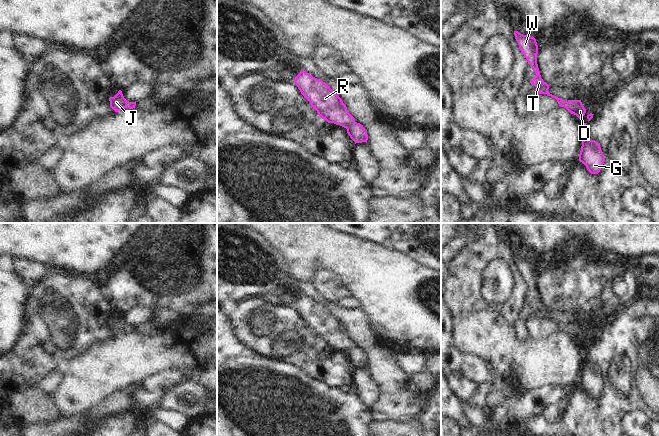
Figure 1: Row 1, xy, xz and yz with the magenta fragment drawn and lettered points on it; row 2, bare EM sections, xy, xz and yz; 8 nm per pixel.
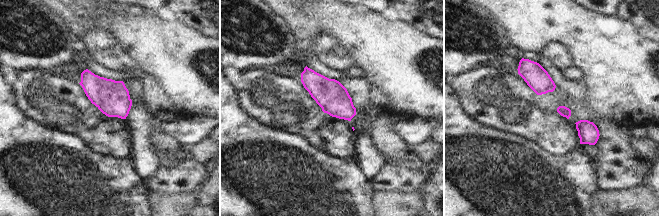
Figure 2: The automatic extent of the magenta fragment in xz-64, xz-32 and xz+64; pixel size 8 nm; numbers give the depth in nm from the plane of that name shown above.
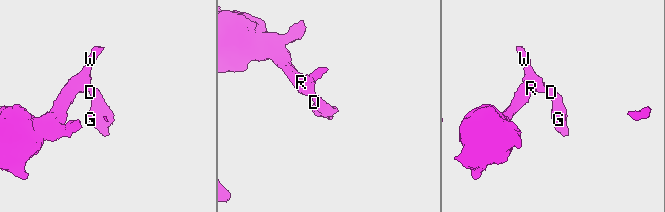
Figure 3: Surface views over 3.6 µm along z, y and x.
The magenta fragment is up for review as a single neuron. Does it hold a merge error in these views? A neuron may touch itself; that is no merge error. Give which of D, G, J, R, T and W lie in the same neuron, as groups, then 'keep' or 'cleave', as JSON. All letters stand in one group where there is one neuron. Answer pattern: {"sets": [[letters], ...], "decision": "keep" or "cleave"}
{"sets": [["D", "G", "J", "R", "T", "W"]], "decision": "keep"}

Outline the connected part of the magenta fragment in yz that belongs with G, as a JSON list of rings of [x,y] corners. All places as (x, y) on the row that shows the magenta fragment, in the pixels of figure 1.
[[[583,139],[579,161],[586,166],[591,174],[598,174],[605,161],[599,143],[595,140]]]

